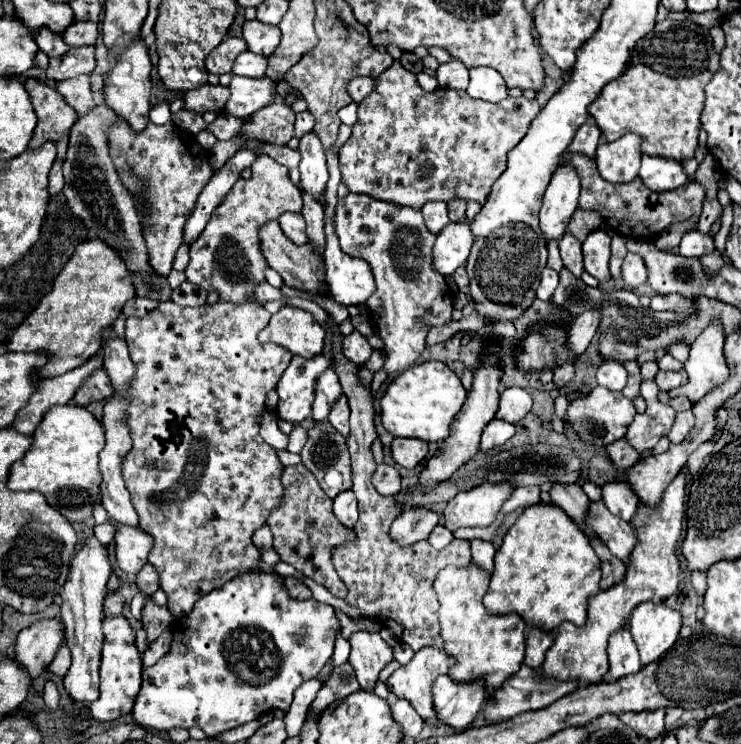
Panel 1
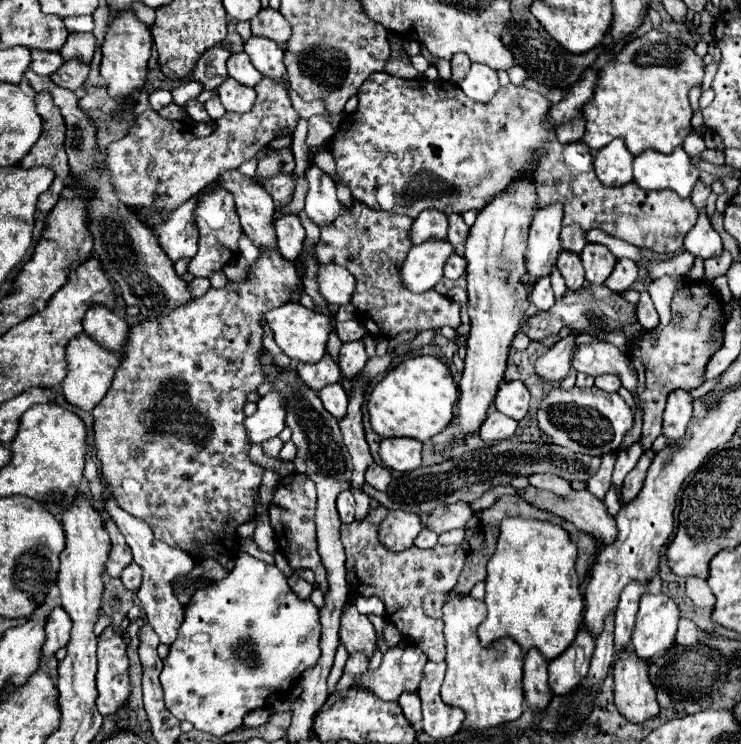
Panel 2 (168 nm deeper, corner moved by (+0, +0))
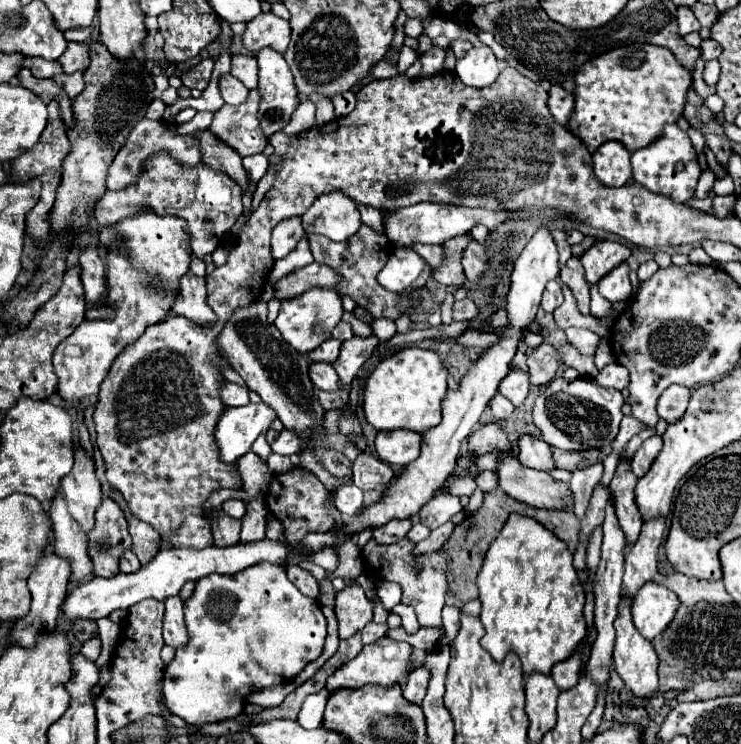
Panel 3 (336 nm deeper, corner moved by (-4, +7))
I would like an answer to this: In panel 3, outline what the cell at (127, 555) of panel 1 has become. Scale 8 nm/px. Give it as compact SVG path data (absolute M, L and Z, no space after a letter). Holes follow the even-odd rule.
M105 497L95 513L95 529L91 531L93 573L113 577L119 573L119 559L131 547L127 521L119 505Z

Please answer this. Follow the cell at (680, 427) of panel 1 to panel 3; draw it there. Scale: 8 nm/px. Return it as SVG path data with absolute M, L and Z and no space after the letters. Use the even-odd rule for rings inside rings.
M671 385L667 387L657 403L657 413L661 419L665 419L667 423L677 423L679 419L683 419L687 405L691 399L691 391L683 385Z

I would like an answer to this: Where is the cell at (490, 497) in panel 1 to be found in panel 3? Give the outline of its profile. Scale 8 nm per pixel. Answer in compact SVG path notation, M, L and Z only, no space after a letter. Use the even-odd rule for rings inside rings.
M437 493L431 501L427 501L419 515L421 515L421 523L427 525L429 529L437 529L439 525L451 521L457 513L461 513L463 507L459 503L459 497L453 497L449 493Z

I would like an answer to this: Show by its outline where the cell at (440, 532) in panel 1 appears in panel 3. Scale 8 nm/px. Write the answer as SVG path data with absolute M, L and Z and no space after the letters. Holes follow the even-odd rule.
M415 523L413 527L411 527L411 531L407 533L407 537L411 539L411 541L415 541L415 543L419 543L419 541L423 541L423 539L427 539L429 537L429 529L425 527L425 525L421 525L421 523Z

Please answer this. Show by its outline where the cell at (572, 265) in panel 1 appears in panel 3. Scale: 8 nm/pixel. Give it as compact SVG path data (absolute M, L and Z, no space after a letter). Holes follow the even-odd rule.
M571 257L565 265L561 265L561 281L565 281L575 299L577 299L577 307L583 315L589 315L589 283L585 281L585 273L583 273L583 265L581 265L581 259L579 257Z

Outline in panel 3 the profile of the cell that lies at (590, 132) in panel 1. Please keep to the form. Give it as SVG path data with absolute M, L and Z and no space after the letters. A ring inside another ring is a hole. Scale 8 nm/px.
M553 85L549 89L549 101L547 101L547 105L549 105L549 111L555 117L555 121L559 125L567 125L573 109L575 109L575 99L573 99L573 93L565 91L559 85Z

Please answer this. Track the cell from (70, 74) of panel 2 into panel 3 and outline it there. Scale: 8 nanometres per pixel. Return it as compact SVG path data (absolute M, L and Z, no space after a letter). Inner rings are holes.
M77 71L77 73L71 73L71 75L61 73L61 75L55 77L55 81L59 81L59 85L63 85L63 89L67 89L67 95L71 99L77 97L83 91L83 87L85 87L85 83L83 83L83 71Z

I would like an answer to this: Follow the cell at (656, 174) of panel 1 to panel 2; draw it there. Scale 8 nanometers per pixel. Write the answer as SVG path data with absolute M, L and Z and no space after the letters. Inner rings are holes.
M679 146L671 154L645 150L633 158L633 176L643 190L675 190L681 198L689 198L699 178L687 152Z

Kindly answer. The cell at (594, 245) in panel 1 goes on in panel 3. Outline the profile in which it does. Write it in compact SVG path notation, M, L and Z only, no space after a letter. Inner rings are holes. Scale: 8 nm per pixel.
M595 241L583 255L581 263L585 267L585 279L597 283L603 275L615 269L619 263L627 261L631 251L617 241Z

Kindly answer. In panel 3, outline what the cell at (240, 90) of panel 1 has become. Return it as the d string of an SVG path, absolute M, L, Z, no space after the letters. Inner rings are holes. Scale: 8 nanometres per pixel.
M233 75L221 77L219 87L221 87L221 95L223 95L225 103L229 103L229 105L241 105L243 101L247 101L249 89L239 79L235 79Z

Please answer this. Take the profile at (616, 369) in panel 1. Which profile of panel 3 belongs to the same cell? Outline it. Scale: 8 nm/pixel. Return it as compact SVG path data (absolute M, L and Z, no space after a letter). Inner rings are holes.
M613 361L605 369L599 371L595 381L599 385L603 385L603 387L613 387L613 389L621 391L621 389L625 389L629 385L629 373L627 373L627 369L623 369L623 365Z

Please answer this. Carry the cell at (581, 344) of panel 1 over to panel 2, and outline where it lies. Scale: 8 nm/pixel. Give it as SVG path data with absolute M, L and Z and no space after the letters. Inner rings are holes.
M575 336L561 338L551 350L547 350L535 362L535 374L545 382L561 382L571 370L571 358L575 350Z

